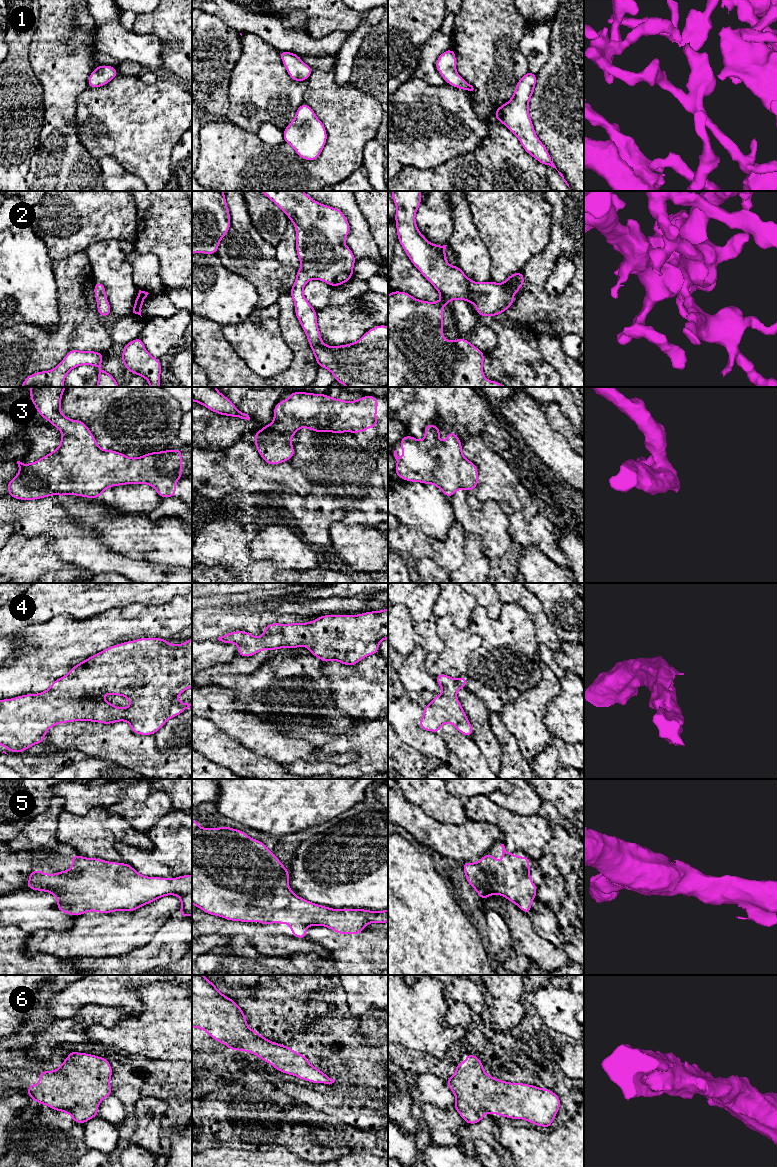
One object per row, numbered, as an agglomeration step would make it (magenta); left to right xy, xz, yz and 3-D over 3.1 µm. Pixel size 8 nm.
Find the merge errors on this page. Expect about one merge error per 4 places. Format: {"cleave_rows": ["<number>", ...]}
{"cleave_rows": []}

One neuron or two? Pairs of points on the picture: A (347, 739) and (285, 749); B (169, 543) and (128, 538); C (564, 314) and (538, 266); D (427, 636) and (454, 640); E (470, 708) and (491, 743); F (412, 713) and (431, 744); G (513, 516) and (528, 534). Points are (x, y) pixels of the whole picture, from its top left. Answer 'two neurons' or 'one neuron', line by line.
A: two neurons
B: one neuron
C: one neuron
D: two neurons
E: one neuron
F: one neuron
G: one neuron

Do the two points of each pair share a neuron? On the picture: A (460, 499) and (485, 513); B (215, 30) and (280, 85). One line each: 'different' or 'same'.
A: same
B: different

